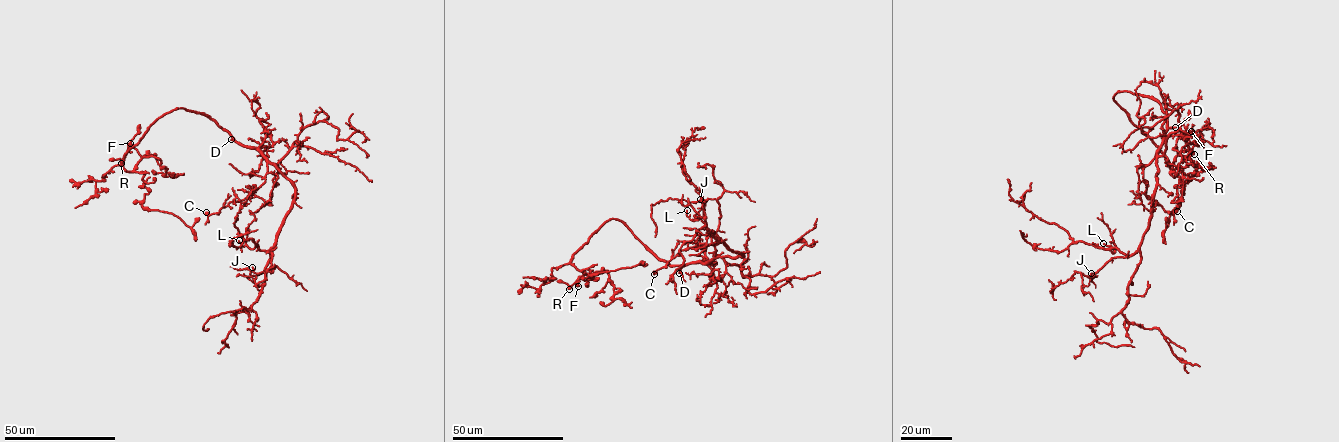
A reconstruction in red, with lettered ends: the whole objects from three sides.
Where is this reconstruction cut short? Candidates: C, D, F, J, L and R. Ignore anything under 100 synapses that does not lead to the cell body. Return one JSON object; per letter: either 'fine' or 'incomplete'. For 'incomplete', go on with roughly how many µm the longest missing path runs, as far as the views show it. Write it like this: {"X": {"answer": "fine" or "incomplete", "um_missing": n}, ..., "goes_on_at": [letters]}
{"C": {"answer": "fine"}, "D": {"answer": "incomplete", "um_missing": 120}, "F": {"answer": "fine"}, "J": {"answer": "fine"}, "L": {"answer": "fine"}, "R": {"answer": "fine"}, "goes_on_at": ["D"]}

